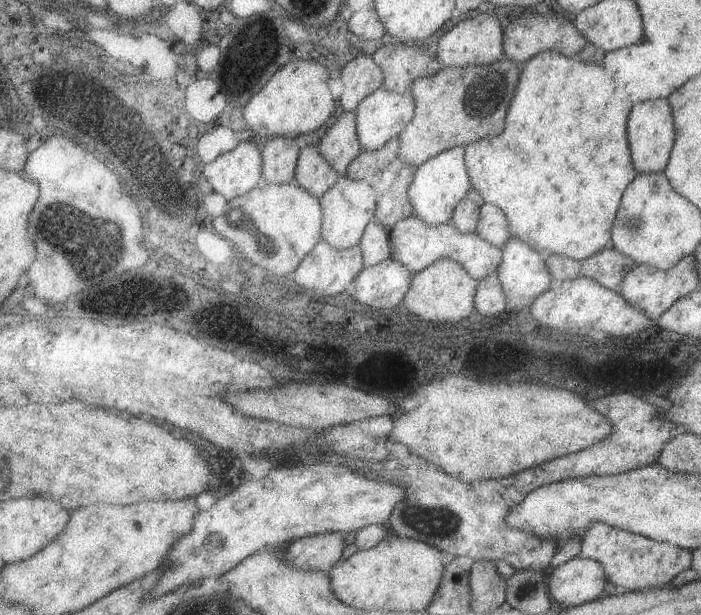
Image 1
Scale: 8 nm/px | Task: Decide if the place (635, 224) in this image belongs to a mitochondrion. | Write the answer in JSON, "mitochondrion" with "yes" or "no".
{"mitochondrion":"yes"}

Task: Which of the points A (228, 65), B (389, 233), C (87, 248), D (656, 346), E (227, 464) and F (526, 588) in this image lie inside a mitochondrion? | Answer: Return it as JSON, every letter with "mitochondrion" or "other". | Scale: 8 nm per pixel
{"A":"other","B":"other","C":"mitochondrion","D":"other","E":"other","F":"mitochondrion"}

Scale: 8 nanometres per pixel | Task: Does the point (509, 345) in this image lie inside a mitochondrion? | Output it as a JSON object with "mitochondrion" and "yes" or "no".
{"mitochondrion":"no"}

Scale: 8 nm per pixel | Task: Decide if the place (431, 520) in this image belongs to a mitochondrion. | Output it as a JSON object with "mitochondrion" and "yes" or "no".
{"mitochondrion":"yes"}

